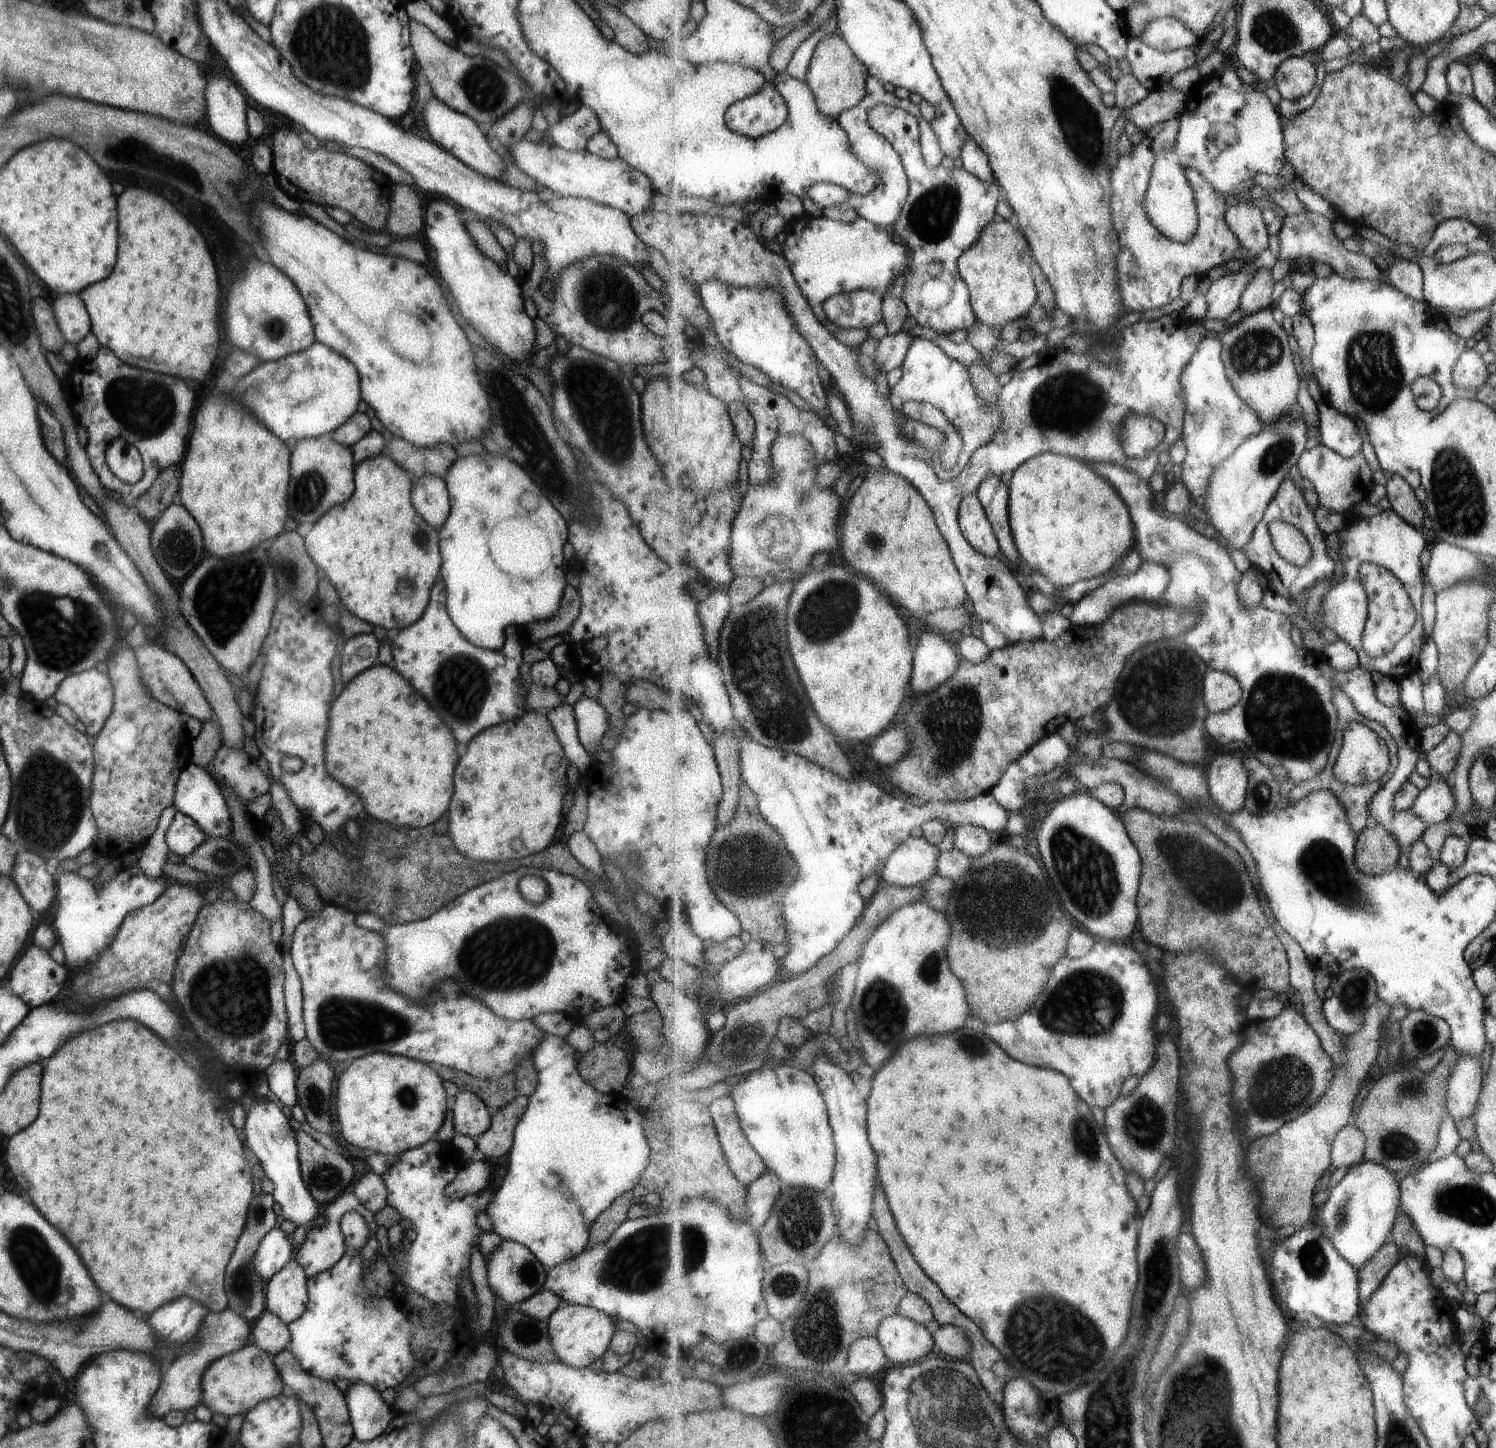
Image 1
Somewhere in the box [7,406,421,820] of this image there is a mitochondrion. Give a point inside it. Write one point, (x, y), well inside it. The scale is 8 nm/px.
(67, 643)

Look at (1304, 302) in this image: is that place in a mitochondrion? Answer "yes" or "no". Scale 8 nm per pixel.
no

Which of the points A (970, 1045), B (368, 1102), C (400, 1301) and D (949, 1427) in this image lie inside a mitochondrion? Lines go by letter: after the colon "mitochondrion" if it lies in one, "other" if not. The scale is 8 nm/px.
A: mitochondrion
B: other
C: other
D: mitochondrion

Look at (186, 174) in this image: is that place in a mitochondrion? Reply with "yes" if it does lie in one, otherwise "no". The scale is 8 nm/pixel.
no

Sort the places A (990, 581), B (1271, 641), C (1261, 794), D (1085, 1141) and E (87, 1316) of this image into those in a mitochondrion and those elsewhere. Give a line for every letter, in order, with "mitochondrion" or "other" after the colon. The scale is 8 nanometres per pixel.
A: other
B: other
C: mitochondrion
D: mitochondrion
E: other

